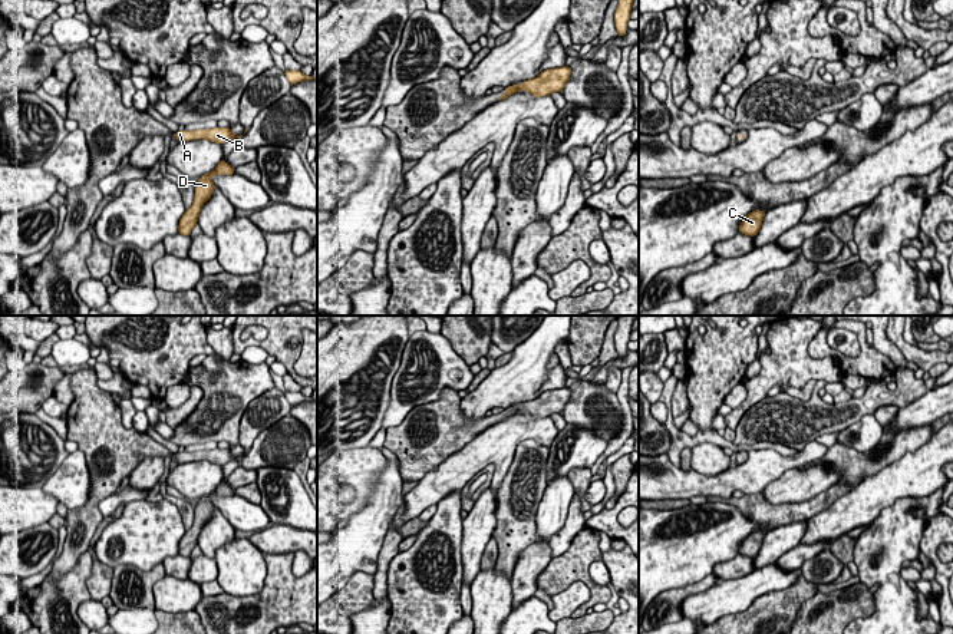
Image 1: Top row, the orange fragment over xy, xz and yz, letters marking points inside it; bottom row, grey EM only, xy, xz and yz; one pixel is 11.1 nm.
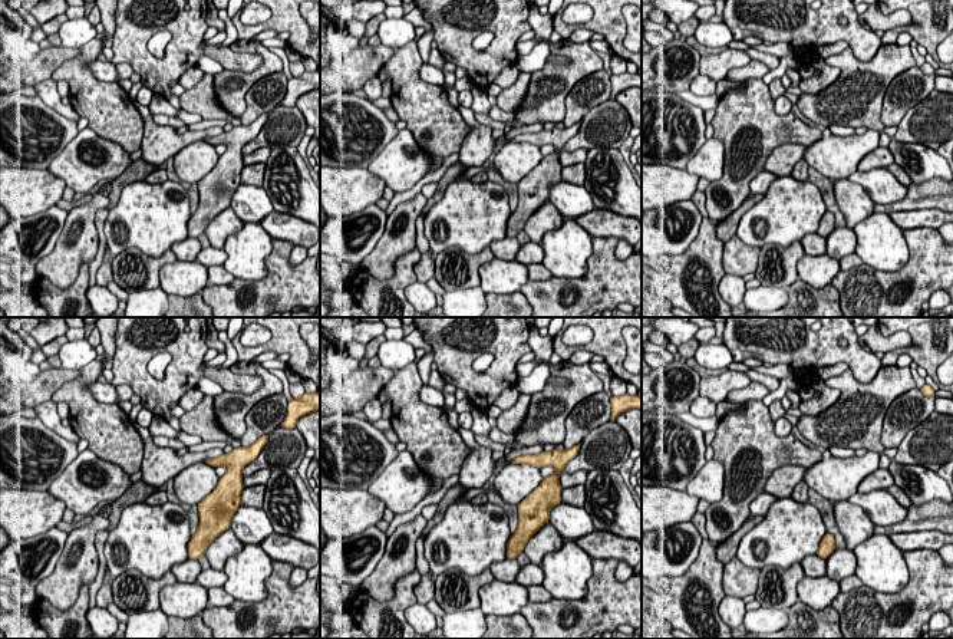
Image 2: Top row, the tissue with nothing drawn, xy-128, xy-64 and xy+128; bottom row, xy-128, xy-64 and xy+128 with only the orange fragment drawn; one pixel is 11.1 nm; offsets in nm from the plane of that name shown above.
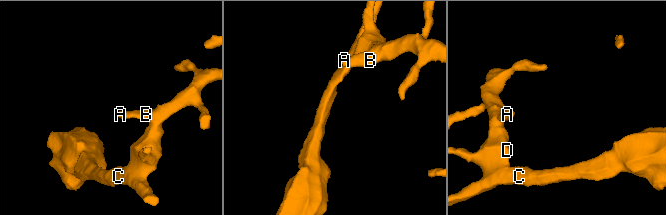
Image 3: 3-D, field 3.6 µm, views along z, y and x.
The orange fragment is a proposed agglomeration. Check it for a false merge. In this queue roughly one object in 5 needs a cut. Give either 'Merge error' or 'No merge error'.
No merge error

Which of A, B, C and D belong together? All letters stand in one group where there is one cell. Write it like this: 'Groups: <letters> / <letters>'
Groups: A B C D

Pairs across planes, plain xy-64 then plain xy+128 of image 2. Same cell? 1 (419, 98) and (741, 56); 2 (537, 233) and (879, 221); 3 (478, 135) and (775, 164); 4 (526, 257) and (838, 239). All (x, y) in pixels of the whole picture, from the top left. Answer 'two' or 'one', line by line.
1: two
2: two
3: one
4: one

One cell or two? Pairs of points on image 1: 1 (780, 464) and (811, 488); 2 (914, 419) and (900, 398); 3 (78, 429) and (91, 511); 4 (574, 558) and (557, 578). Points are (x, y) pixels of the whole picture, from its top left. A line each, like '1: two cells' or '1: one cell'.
1: two cells
2: two cells
3: one cell
4: one cell

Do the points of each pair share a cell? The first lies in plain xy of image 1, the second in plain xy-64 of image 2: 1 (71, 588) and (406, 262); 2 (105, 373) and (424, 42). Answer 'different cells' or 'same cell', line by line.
1: same cell
2: same cell

